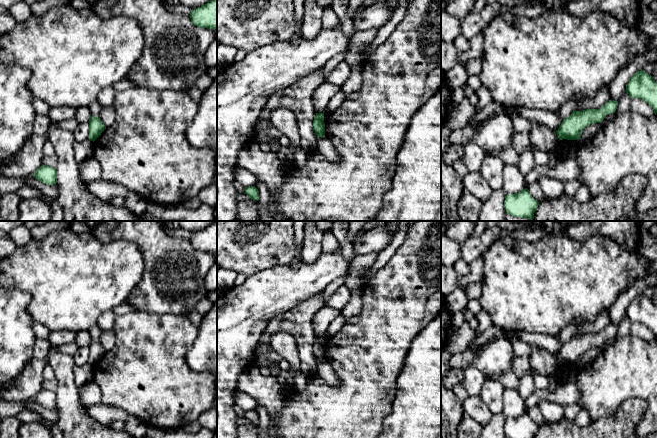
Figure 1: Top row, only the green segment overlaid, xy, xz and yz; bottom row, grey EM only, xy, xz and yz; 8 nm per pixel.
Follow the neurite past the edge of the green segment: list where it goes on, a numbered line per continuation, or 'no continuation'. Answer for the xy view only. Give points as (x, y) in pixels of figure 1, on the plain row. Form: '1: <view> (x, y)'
no continuation

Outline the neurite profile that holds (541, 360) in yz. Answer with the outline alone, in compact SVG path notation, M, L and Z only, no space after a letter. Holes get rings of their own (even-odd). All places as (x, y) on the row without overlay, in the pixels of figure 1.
M539 348L530 353L529 356L530 367L539 374L549 377L556 372L559 362L556 356L546 349Z

